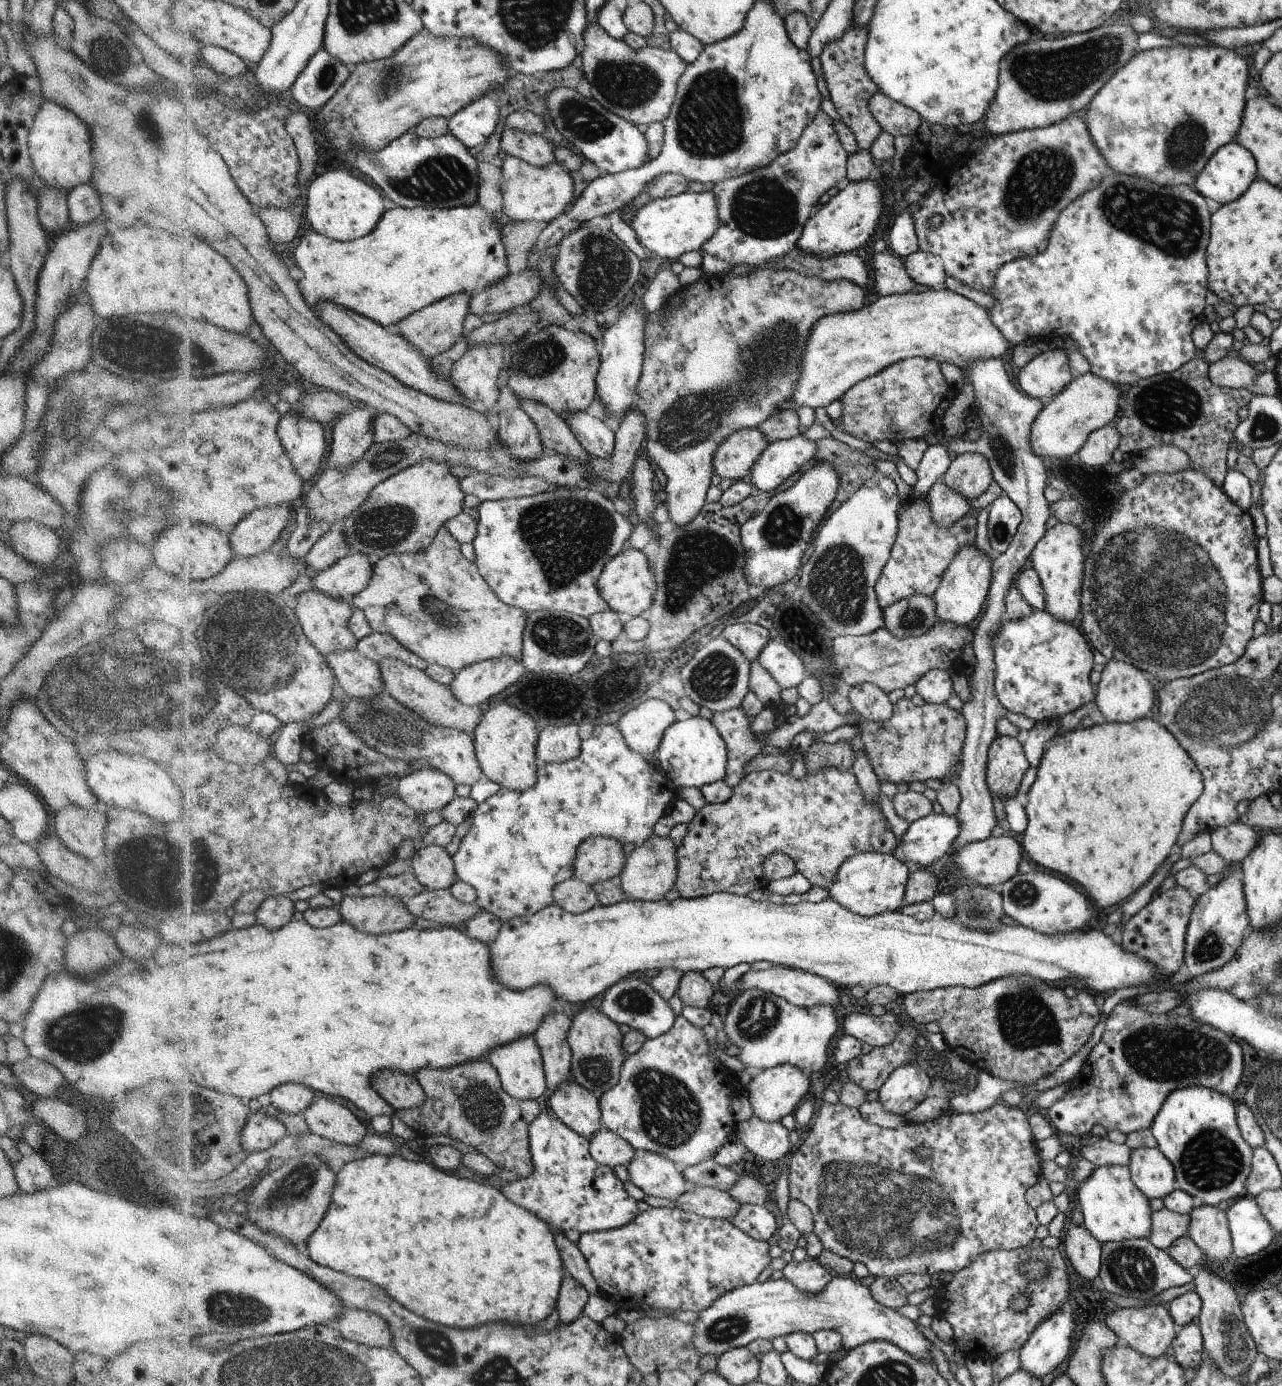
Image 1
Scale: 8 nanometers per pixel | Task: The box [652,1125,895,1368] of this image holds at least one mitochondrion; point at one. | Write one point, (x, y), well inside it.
(726, 1329)

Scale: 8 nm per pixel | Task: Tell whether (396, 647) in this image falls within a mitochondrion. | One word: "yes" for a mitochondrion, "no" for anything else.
no

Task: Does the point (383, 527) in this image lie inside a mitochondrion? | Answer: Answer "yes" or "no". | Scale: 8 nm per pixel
yes

